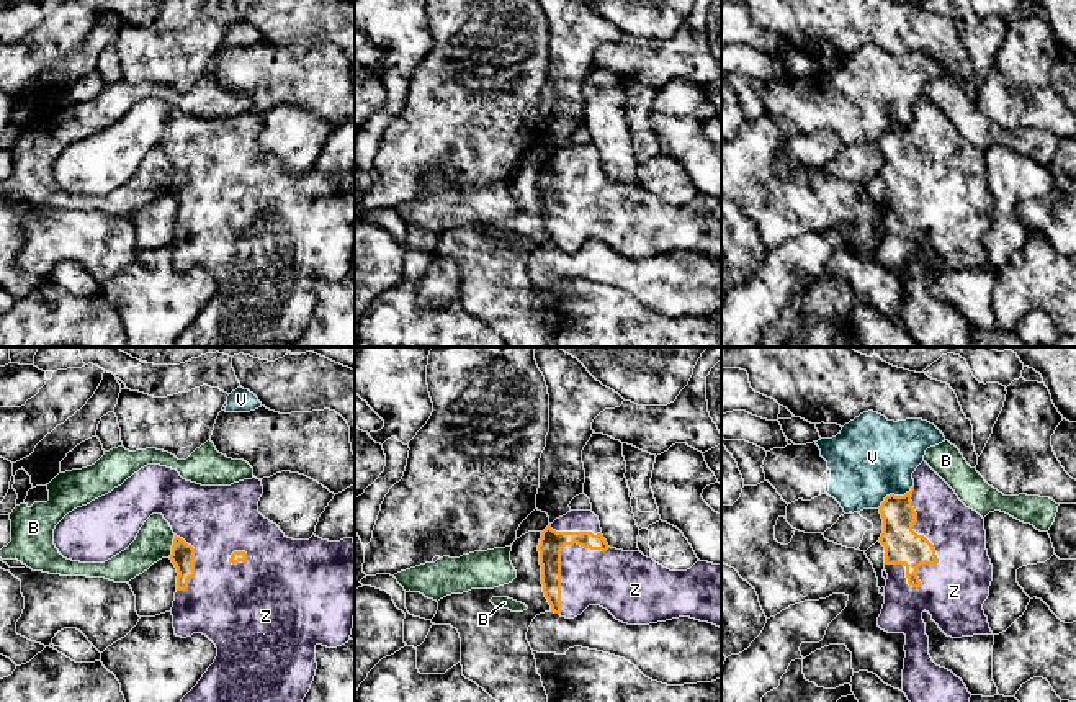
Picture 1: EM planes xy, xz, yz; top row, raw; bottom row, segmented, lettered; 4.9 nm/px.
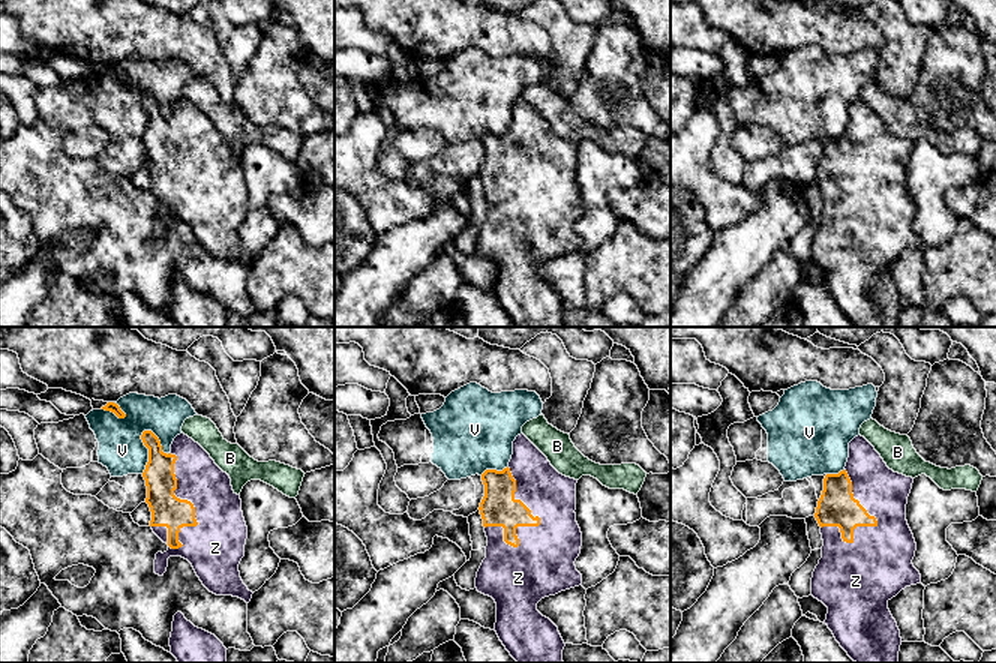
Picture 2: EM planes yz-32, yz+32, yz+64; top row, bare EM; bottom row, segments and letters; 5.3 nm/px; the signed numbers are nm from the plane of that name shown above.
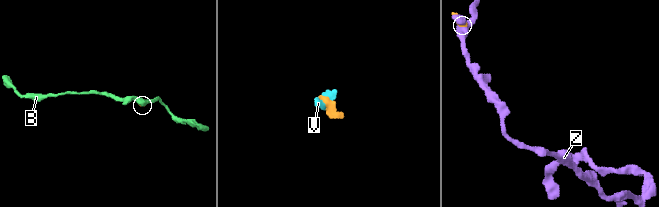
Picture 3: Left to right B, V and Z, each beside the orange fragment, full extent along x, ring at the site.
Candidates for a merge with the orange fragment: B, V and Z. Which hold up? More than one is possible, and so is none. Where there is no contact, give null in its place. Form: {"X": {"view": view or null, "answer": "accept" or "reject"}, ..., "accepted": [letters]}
{"B": {"view": "xy", "answer": "reject"}, "V": {"view": "yz", "answer": "reject"}, "Z": {"view": "yz", "answer": "accept"}, "accepted": ["Z"]}

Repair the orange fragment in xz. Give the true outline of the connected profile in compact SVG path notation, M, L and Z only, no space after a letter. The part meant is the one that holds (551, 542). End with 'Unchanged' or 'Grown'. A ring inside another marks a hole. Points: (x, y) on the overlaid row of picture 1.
M571 511L549 524L538 551L545 597L561 617L574 619L589 605L600 605L628 625L690 617L721 628L721 565L698 560L687 571L670 571L641 551L610 548L592 511Z. Grown

